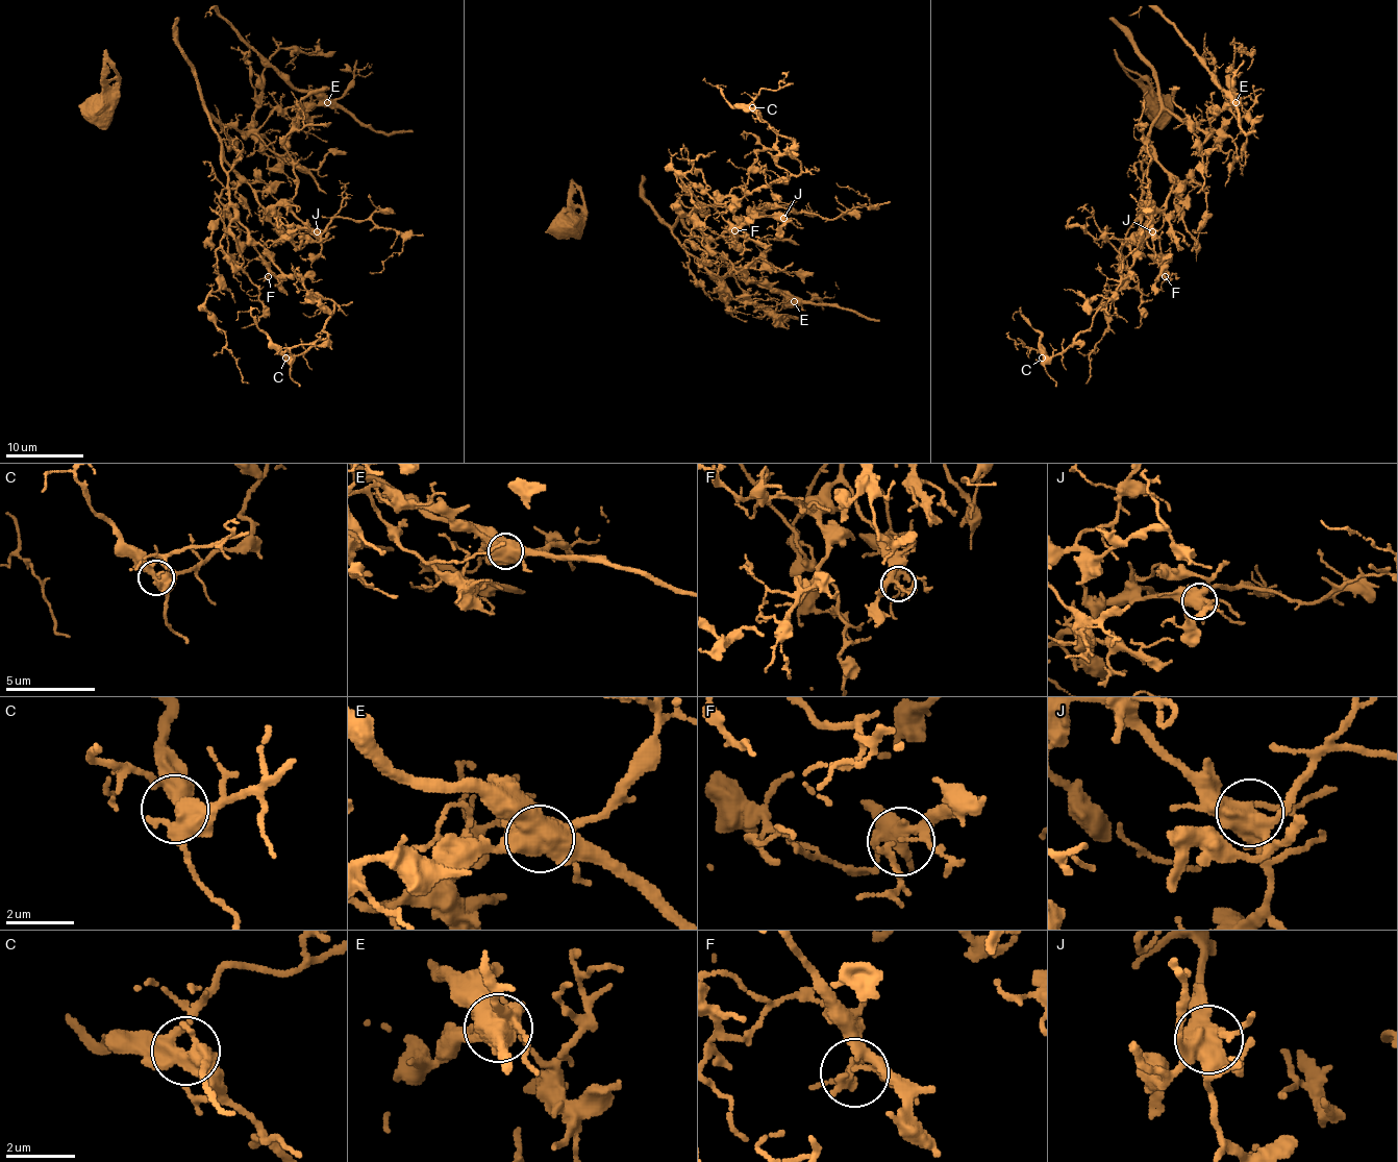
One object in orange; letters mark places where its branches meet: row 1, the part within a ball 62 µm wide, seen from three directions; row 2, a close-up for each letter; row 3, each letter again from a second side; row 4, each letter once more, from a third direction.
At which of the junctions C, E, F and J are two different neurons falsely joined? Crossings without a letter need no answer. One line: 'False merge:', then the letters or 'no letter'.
False merge: E

